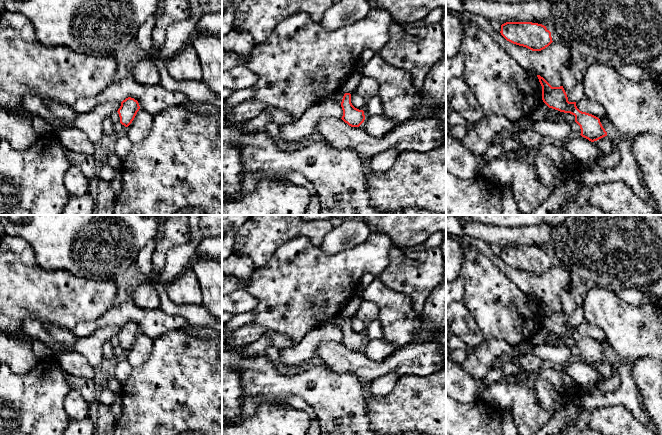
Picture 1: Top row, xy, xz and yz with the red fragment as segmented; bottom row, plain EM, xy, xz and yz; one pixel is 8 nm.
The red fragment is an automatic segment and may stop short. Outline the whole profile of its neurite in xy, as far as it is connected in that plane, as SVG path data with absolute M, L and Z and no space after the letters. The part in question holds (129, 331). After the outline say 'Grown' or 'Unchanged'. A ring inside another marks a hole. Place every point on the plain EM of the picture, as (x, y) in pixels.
M128 321L123 324L117 335L120 341L120 347L125 351L128 351L134 344L139 333L139 327L134 322Z. Unchanged

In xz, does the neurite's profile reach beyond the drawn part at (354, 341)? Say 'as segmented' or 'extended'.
as segmented

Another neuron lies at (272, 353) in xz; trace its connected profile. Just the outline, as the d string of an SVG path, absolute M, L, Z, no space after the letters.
M268 347L264 353L263 356L271 360L272 362L277 363L280 358L280 349L277 347Z

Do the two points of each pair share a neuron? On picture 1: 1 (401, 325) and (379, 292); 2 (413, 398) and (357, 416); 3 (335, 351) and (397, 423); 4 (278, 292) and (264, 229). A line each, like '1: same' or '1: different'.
1: same
2: different
3: different
4: different

